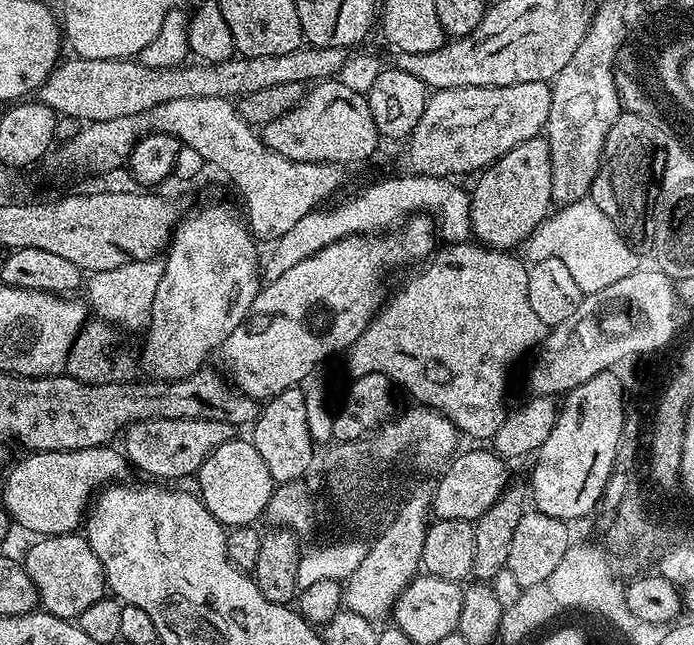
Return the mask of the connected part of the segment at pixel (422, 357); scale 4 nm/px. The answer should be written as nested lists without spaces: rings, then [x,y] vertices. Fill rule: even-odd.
[[[452,242],[444,247],[448,248],[442,249],[443,247],[441,247],[439,250],[433,251],[426,266],[420,266],[415,269],[417,272],[397,290],[396,296],[389,295],[387,297],[386,303],[377,312],[376,317],[366,326],[363,334],[346,349],[349,377],[355,378],[365,376],[366,374],[382,374],[393,385],[399,386],[401,384],[416,399],[413,401],[417,405],[441,412],[455,426],[457,433],[464,435],[465,432],[472,440],[490,442],[494,438],[494,434],[498,434],[498,430],[504,425],[506,415],[504,391],[508,388],[508,371],[528,351],[531,353],[539,345],[546,335],[546,326],[542,322],[542,318],[538,318],[538,314],[534,314],[534,309],[530,306],[530,298],[528,297],[528,268],[523,259],[521,259],[522,261],[516,260],[512,264],[513,253],[511,251],[498,251],[495,248],[481,246],[476,242]]]

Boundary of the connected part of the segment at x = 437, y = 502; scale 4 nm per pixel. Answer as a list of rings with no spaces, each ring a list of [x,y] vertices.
[[[486,450],[461,451],[443,469],[444,474],[436,488],[433,487],[430,505],[437,519],[475,522],[504,492],[510,480],[507,463],[495,451]]]

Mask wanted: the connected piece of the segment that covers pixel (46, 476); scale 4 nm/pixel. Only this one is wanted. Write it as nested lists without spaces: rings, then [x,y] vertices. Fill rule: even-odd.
[[[105,446],[103,448],[87,448],[86,450],[74,450],[73,452],[28,452],[25,457],[25,460],[20,460],[17,464],[15,461],[15,463],[7,469],[6,475],[8,475],[8,477],[4,480],[4,500],[2,500],[2,507],[8,511],[9,517],[11,517],[15,523],[17,520],[17,522],[20,523],[26,531],[33,532],[33,537],[36,538],[43,538],[46,536],[67,536],[75,533],[77,529],[79,529],[76,527],[78,527],[79,524],[81,527],[81,525],[85,523],[86,513],[90,505],[93,503],[94,497],[97,493],[109,487],[113,482],[123,481],[125,477],[127,477],[124,475],[126,475],[127,472],[130,472],[130,465],[123,451],[116,449],[115,452],[115,450],[112,449],[112,446]]]

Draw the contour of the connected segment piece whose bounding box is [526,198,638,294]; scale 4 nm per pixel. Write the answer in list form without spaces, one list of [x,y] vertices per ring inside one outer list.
[[[590,198],[576,200],[553,211],[534,229],[526,241],[526,248],[529,261],[558,258],[558,262],[566,262],[570,274],[574,274],[574,282],[578,282],[584,294],[602,290],[618,282],[618,278],[626,278],[626,274],[636,271],[638,267],[637,253],[632,245],[620,235],[610,218],[606,218],[606,214],[602,214],[602,210],[598,210]]]

